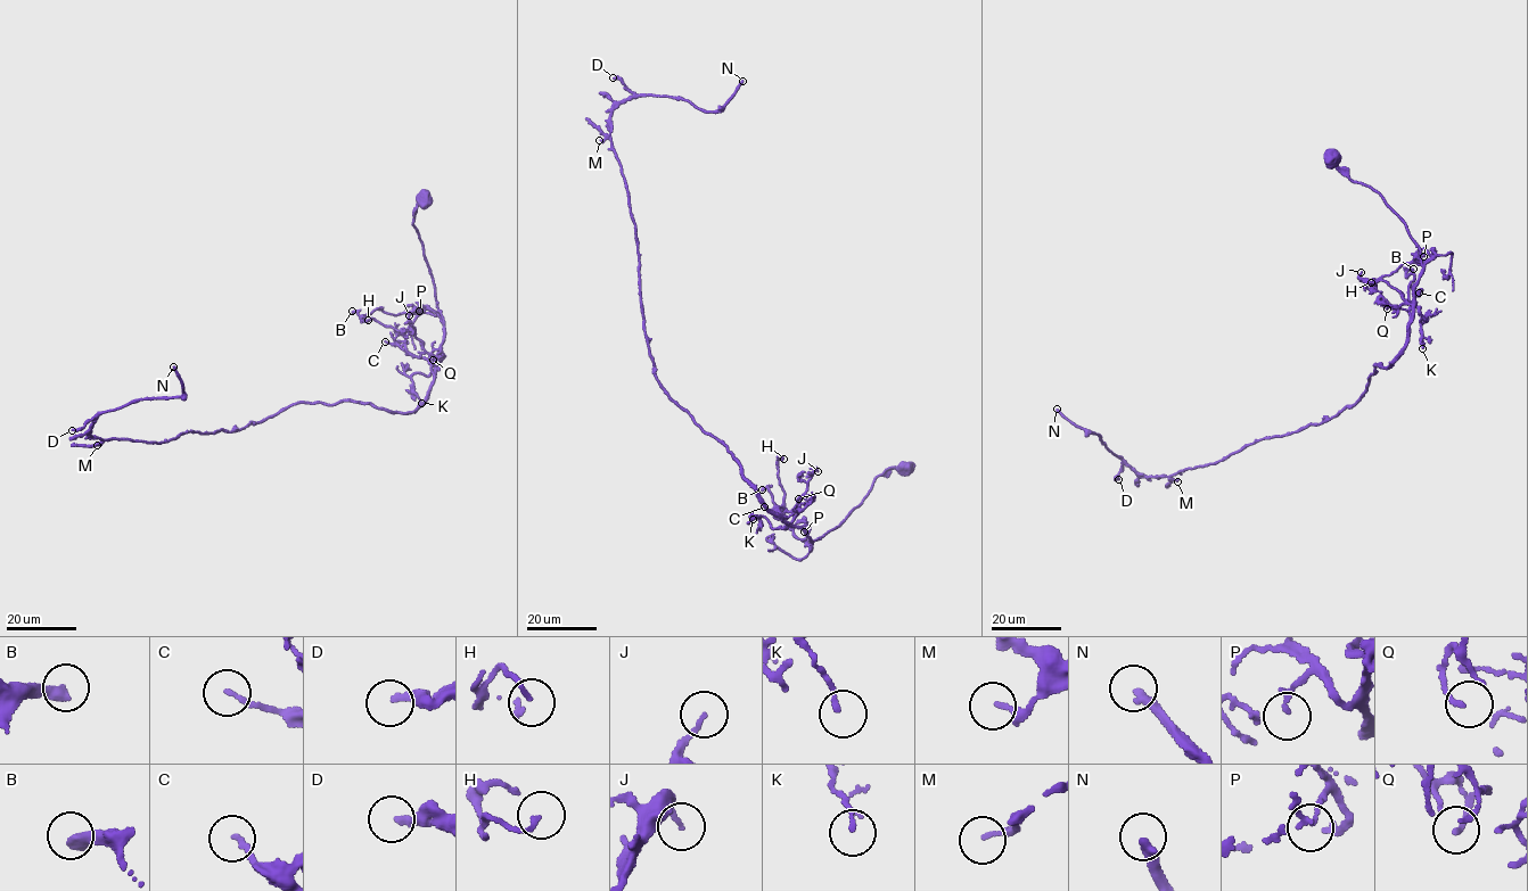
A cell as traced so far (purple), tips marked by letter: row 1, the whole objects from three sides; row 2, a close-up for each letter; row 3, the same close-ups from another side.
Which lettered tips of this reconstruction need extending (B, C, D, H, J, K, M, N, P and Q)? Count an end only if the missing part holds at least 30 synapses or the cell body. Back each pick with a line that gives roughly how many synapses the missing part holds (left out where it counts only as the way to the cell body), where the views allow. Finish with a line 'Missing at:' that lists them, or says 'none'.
N: 450 synapses
Missing at: N

